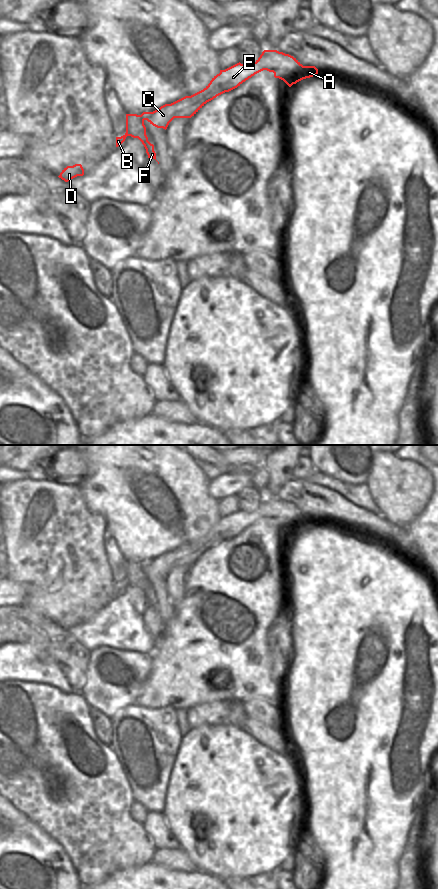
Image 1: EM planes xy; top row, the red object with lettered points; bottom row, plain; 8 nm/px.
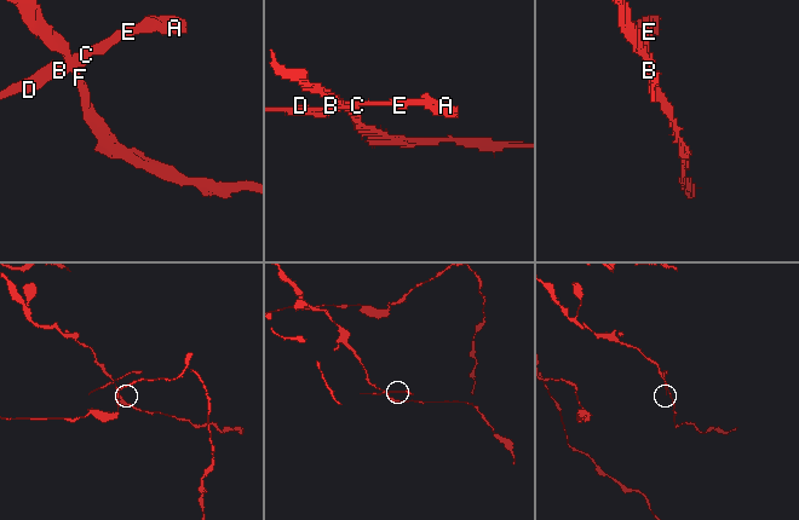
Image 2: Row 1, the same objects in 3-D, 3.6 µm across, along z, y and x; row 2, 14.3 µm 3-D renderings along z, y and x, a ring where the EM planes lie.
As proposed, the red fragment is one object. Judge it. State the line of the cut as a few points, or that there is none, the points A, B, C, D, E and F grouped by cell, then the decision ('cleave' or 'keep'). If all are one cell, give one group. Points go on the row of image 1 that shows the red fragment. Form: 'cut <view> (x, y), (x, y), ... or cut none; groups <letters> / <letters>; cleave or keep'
cut xy (126, 131), (130, 135); groups A B C D E / F; cleave

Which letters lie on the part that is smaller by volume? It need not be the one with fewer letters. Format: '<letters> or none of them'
A, B, C, D, E

